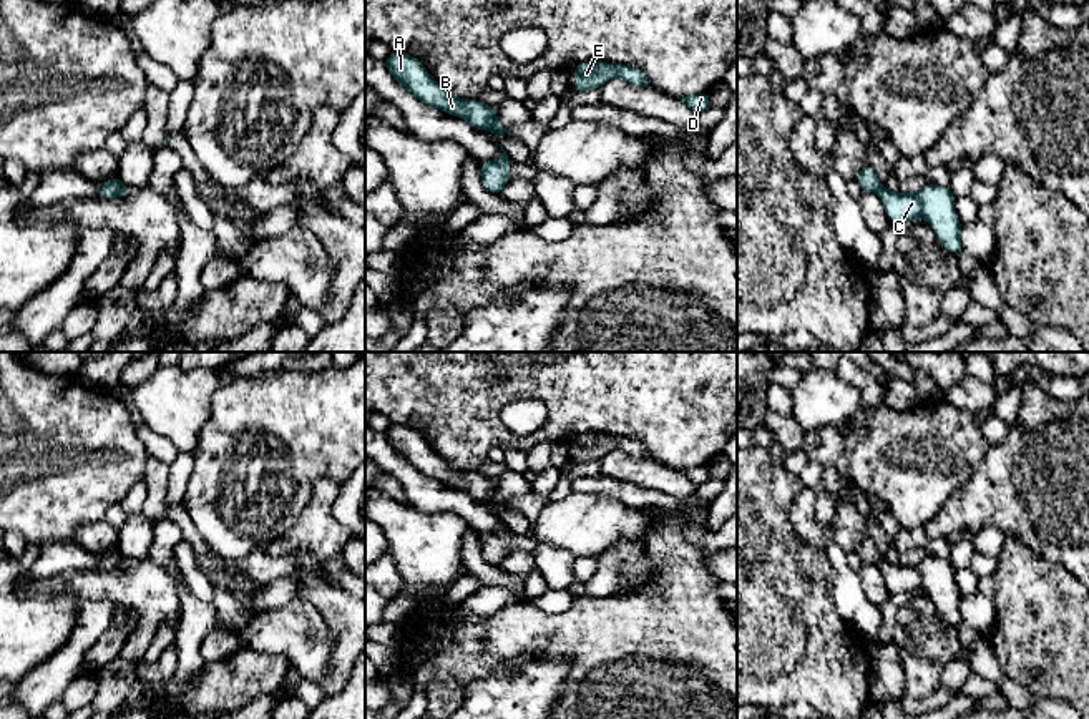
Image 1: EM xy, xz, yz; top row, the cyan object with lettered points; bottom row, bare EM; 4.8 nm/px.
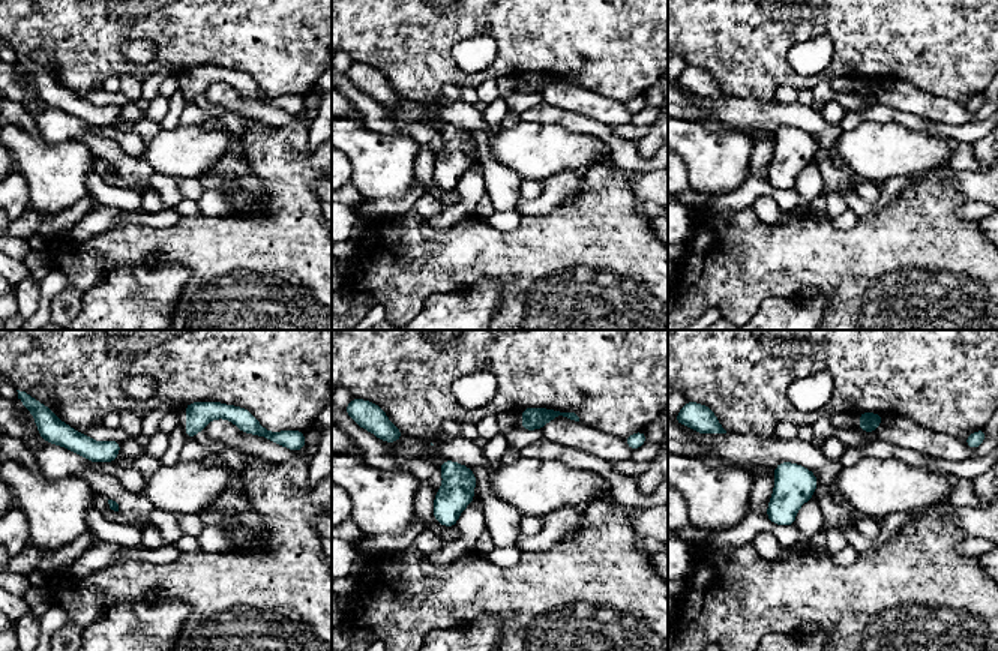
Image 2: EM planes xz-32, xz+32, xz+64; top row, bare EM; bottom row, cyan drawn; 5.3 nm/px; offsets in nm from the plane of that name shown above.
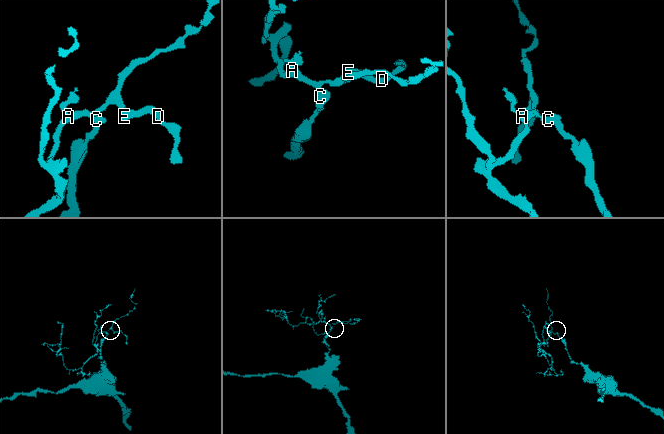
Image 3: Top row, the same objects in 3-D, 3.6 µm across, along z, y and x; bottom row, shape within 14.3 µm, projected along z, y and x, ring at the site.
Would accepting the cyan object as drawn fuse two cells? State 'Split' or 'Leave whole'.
Split

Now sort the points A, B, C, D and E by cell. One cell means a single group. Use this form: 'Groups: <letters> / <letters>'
Groups: A B D E / C

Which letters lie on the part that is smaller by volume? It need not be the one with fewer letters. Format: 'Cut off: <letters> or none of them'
Cut off: A, B, D, E

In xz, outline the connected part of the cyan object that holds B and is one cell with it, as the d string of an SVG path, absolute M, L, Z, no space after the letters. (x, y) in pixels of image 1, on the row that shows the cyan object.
M392 51L385 60L388 73L415 98L428 106L466 120L478 130L488 130L496 123L496 106L486 106L476 100L457 98L440 86L425 70L420 60Z

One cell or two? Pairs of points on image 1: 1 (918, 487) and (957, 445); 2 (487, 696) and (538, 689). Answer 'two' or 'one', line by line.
1: one
2: one

